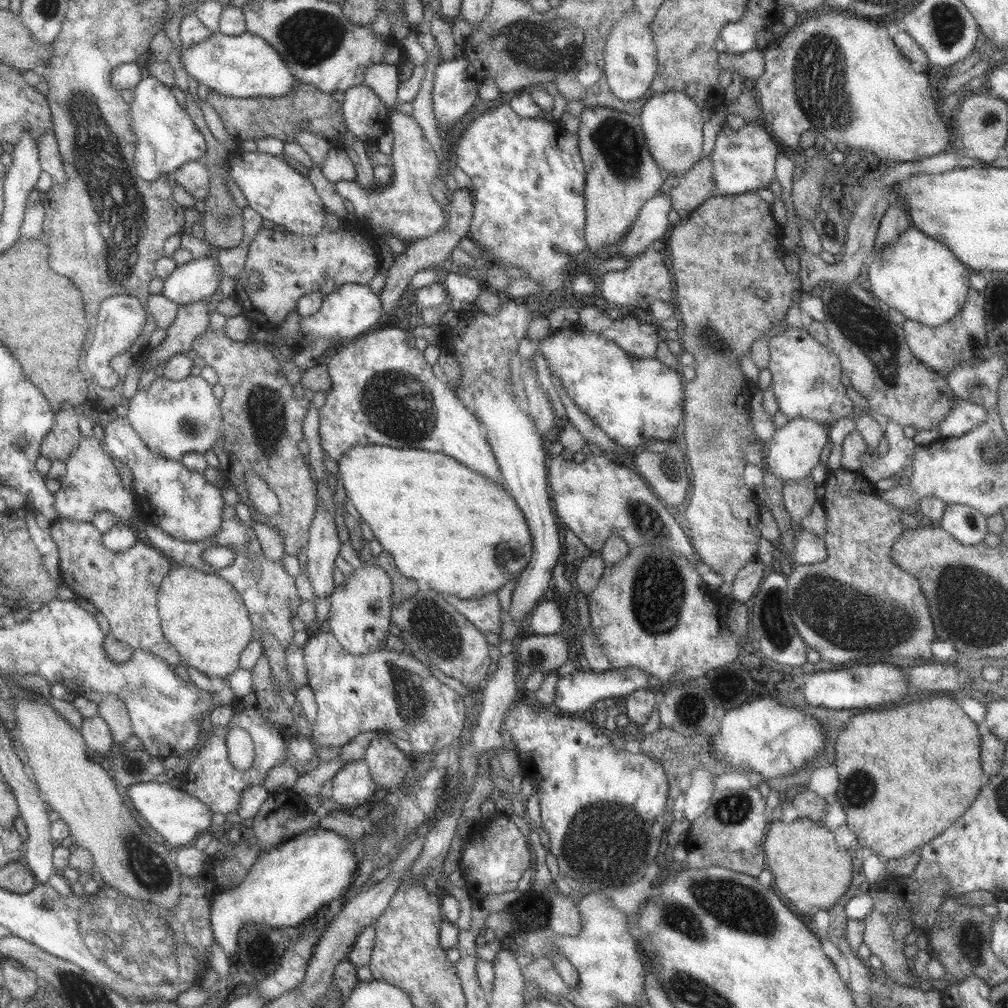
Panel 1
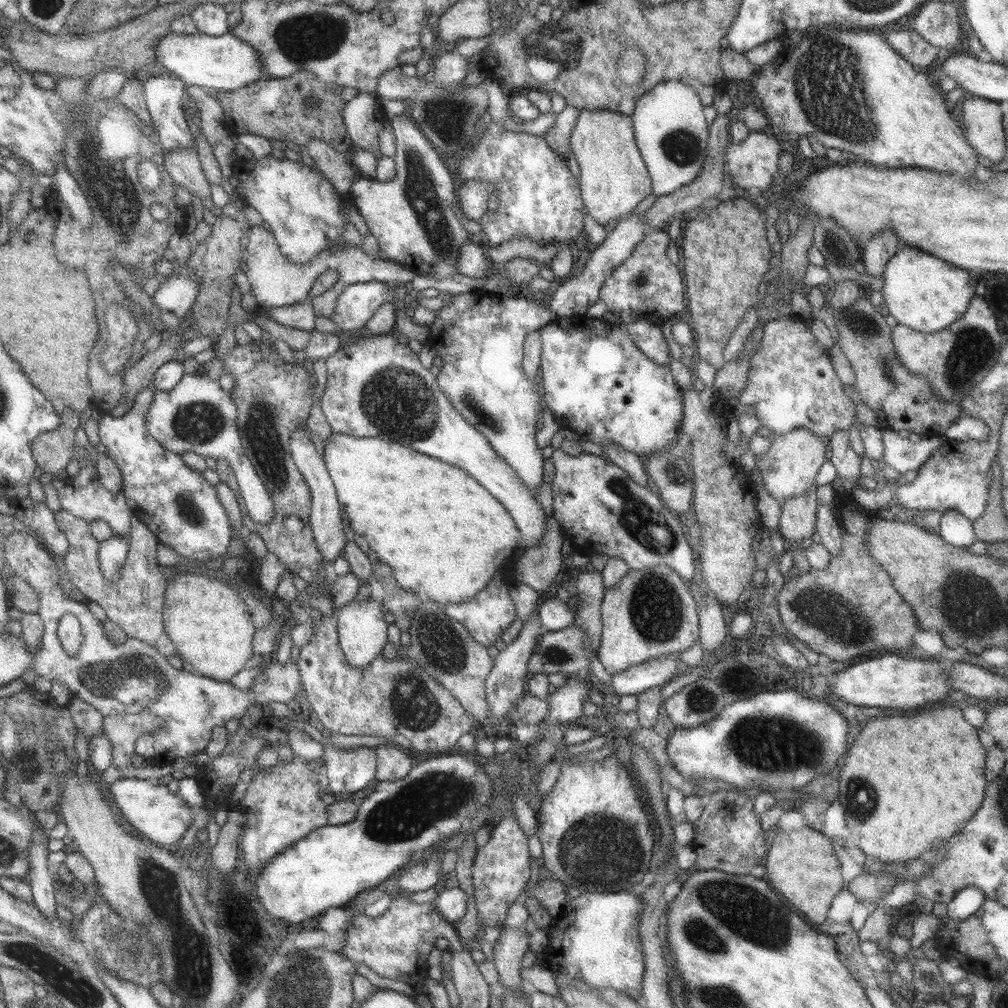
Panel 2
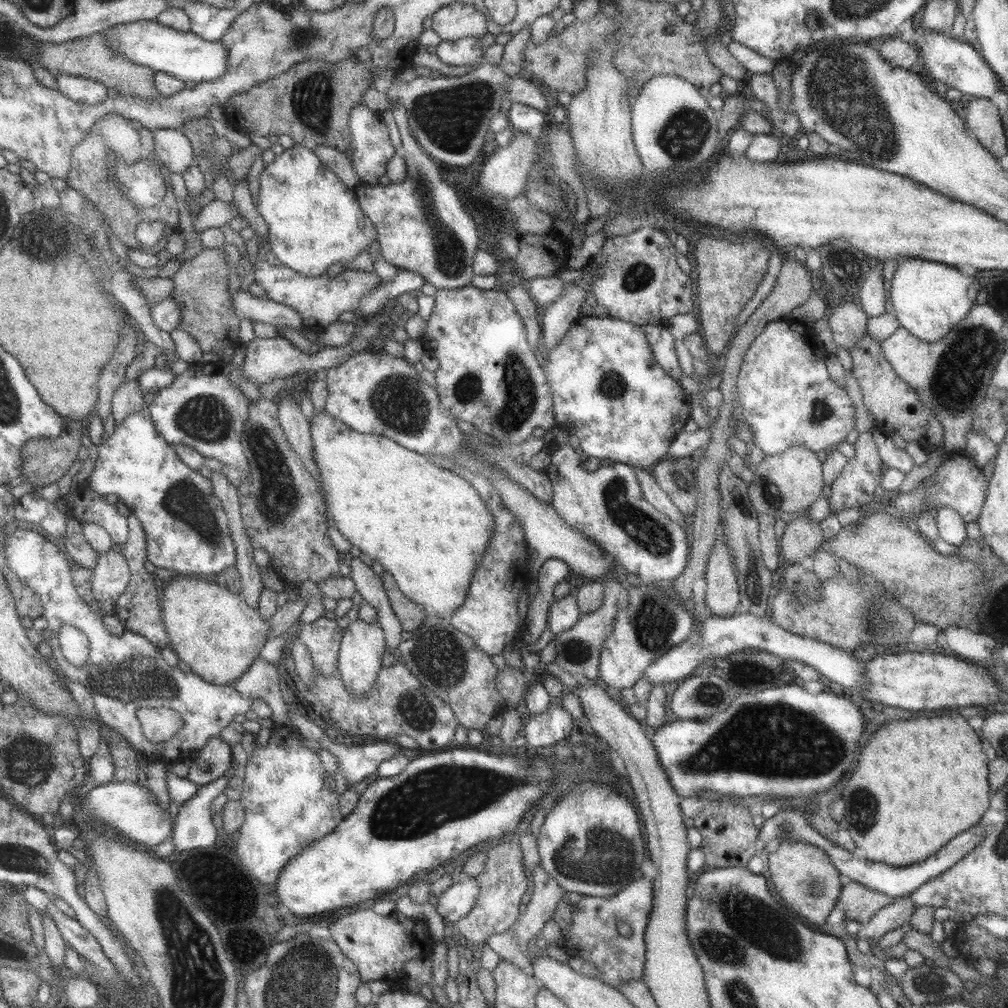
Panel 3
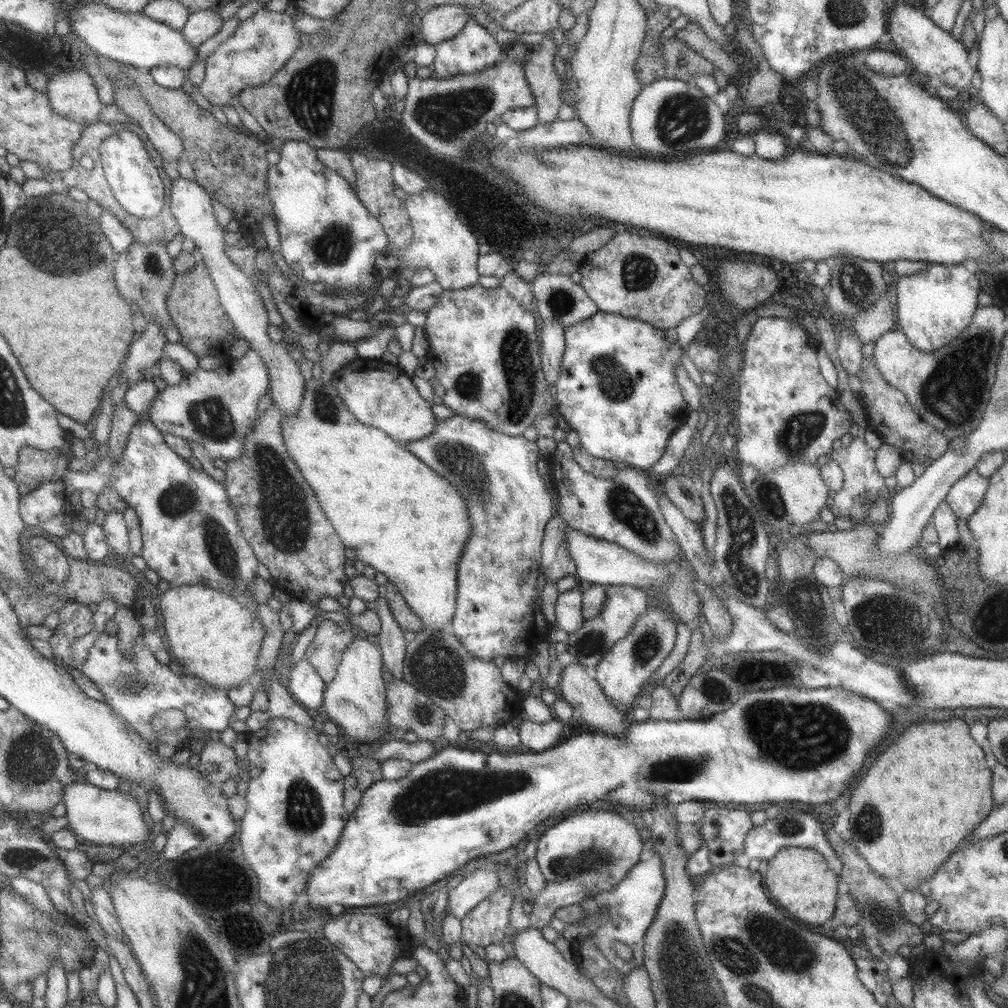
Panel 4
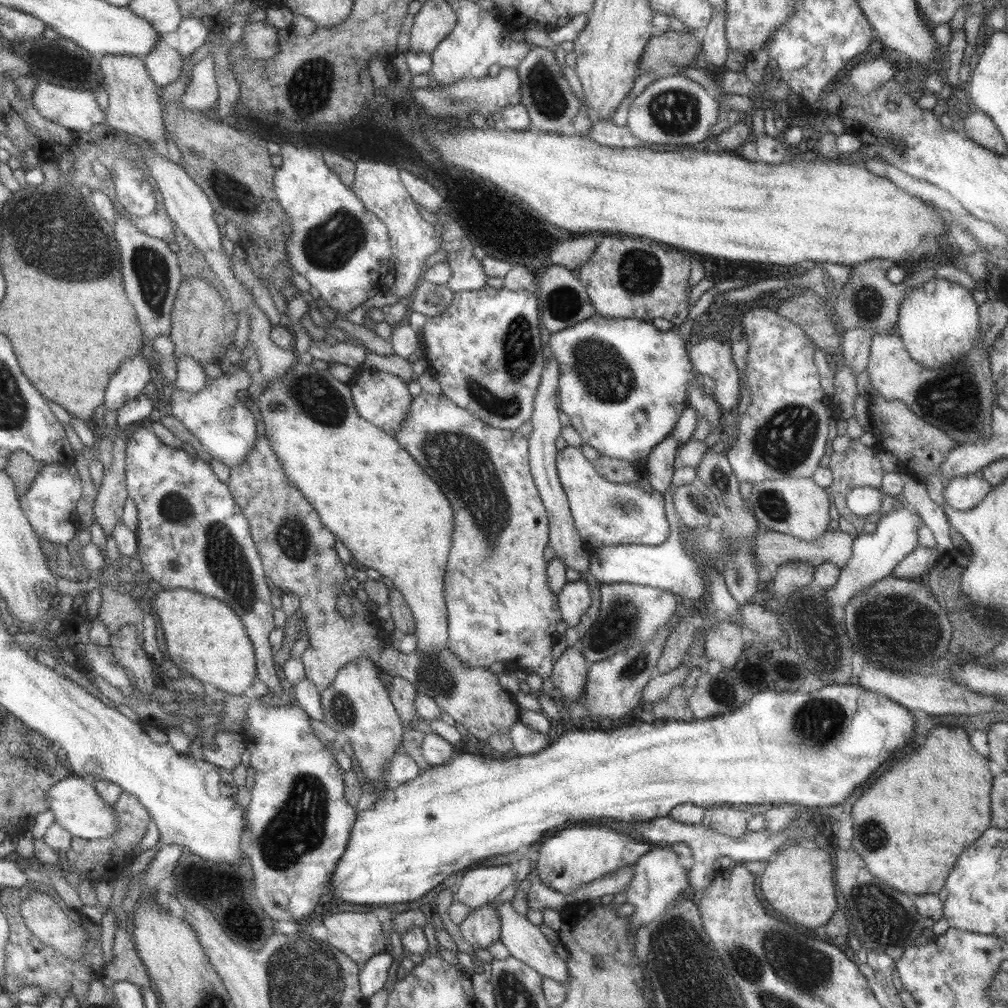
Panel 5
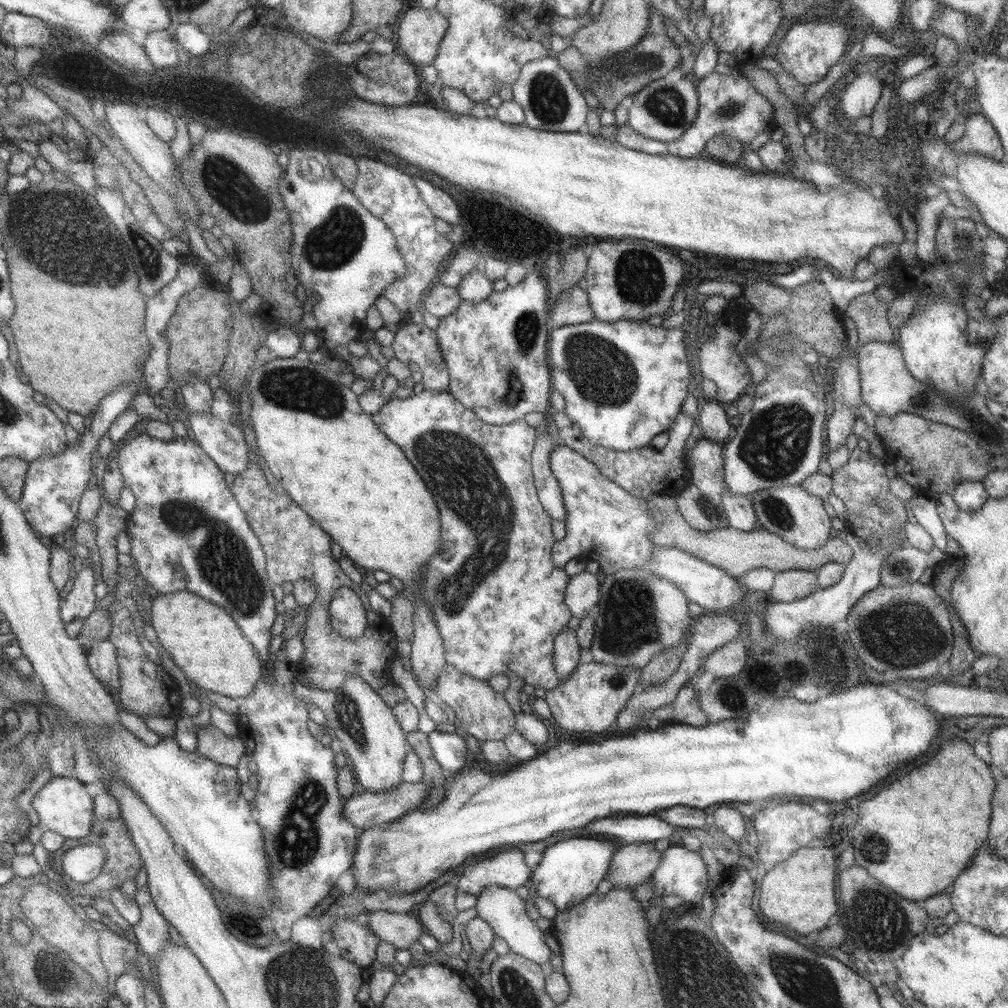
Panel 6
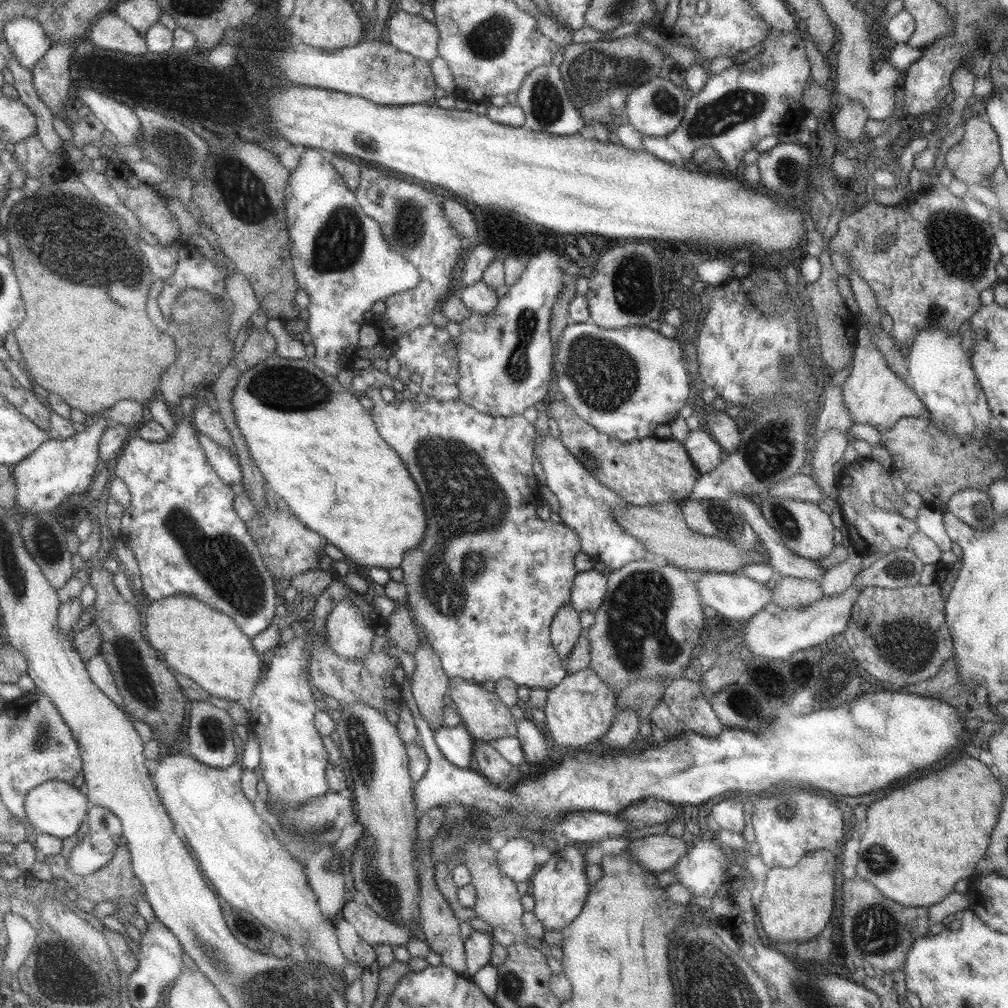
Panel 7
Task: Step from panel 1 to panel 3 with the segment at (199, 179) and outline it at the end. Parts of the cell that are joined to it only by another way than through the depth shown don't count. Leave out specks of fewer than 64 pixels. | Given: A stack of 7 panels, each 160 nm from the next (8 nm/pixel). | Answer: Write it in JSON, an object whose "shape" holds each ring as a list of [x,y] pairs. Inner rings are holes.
{"shape":[[[162,128],[156,129],[154,133],[156,155],[164,168],[182,175],[186,168],[195,164],[190,142],[182,130]]]}

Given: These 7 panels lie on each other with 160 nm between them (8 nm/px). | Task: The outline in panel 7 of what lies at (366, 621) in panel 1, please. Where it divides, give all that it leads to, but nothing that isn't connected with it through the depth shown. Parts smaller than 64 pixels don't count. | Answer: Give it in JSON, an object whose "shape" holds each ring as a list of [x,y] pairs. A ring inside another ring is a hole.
{"shape":[[[362,702],[342,704],[339,708],[340,722],[335,725],[339,736],[340,754],[347,760],[353,789],[349,793],[353,797],[356,811],[356,822],[363,827],[361,834],[353,844],[349,868],[352,874],[354,889],[361,892],[363,902],[379,917],[397,925],[407,927],[413,921],[413,908],[418,908],[418,875],[413,874],[415,860],[415,842],[408,828],[416,820],[413,802],[414,782],[408,774],[408,756],[404,742],[399,738],[396,726],[390,724],[383,712],[369,708]]]}

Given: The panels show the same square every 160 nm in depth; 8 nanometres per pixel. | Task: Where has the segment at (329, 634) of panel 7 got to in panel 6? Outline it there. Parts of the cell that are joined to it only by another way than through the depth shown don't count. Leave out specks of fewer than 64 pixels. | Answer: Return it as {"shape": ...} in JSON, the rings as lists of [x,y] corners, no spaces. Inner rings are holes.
{"shape":[[[340,587],[333,592],[328,615],[330,625],[343,638],[359,639],[367,626],[366,612],[357,592]]]}

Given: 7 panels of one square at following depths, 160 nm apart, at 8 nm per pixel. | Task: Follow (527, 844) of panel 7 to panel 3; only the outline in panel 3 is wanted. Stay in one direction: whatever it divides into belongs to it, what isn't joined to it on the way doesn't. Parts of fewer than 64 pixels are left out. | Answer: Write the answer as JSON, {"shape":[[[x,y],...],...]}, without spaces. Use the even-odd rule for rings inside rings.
{"shape":[[[461,878],[438,896],[435,909],[439,916],[454,924],[473,908],[478,892],[479,883],[475,878]]]}

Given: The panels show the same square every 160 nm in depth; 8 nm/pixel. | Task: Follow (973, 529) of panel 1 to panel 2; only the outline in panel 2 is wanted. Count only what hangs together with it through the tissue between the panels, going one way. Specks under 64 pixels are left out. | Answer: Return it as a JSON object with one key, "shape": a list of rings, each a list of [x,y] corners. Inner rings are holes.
{"shape":[[[955,510],[942,514],[937,533],[947,544],[959,548],[967,548],[976,540],[972,521]]]}

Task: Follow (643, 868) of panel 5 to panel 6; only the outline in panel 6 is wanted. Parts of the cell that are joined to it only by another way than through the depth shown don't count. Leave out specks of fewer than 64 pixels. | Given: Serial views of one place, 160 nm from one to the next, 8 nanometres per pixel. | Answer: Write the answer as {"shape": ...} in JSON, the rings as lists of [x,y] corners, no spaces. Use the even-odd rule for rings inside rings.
{"shape":[[[672,844],[662,851],[660,865],[650,876],[654,896],[680,896],[684,902],[699,905],[707,888],[707,871],[697,851]]]}

